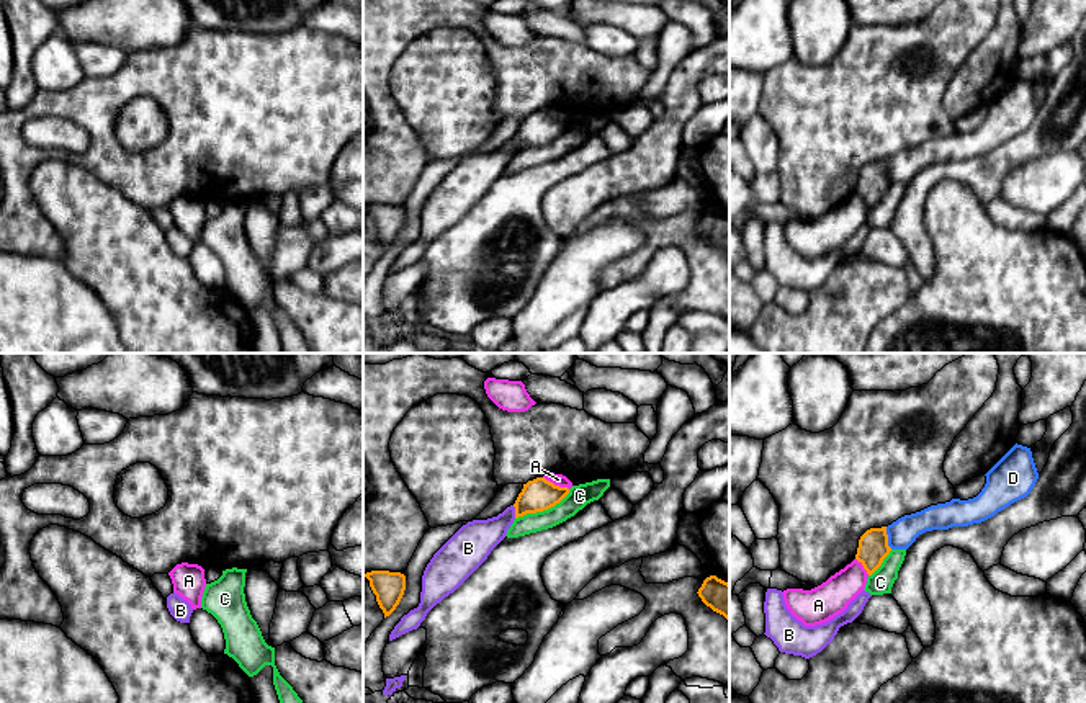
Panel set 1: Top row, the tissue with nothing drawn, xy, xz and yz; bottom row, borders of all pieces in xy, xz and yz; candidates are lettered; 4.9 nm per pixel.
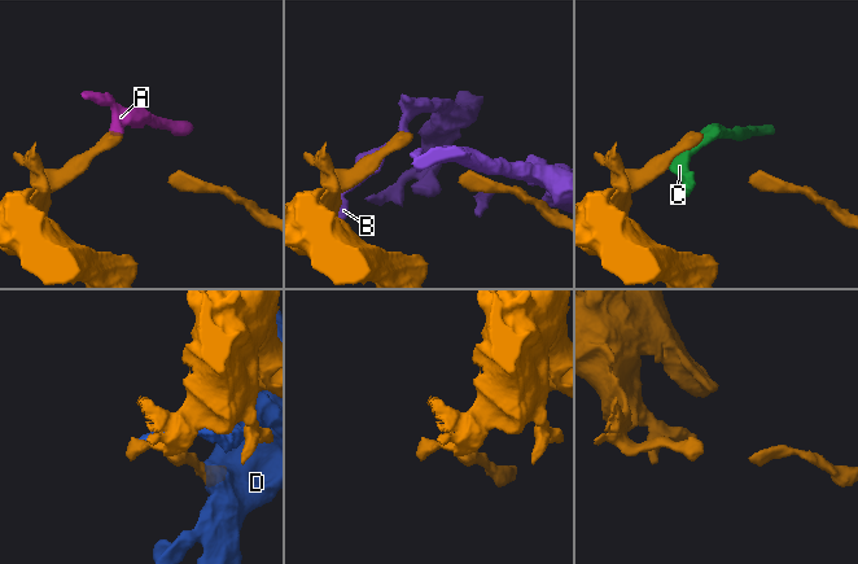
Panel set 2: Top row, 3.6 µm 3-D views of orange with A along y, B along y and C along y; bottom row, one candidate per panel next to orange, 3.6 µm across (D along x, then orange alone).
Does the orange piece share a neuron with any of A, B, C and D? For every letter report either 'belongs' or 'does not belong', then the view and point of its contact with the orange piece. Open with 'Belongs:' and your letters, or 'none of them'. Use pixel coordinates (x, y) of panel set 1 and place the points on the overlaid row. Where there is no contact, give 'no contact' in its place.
Belongs: none of them
A: does not belong | xz (556, 486)
B: does not belong | xz (516, 512)
C: does not belong | xz (543, 509)
D: does not belong | yz (887, 538)

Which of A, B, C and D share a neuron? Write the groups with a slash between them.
A / B / C / D

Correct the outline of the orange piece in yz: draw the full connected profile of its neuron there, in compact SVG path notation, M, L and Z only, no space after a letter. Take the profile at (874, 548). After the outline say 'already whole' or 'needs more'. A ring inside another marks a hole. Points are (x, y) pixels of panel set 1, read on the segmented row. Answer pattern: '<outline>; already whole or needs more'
M886 526L867 530L860 540L855 559L864 566L868 575L872 575L890 554Z; already whole

